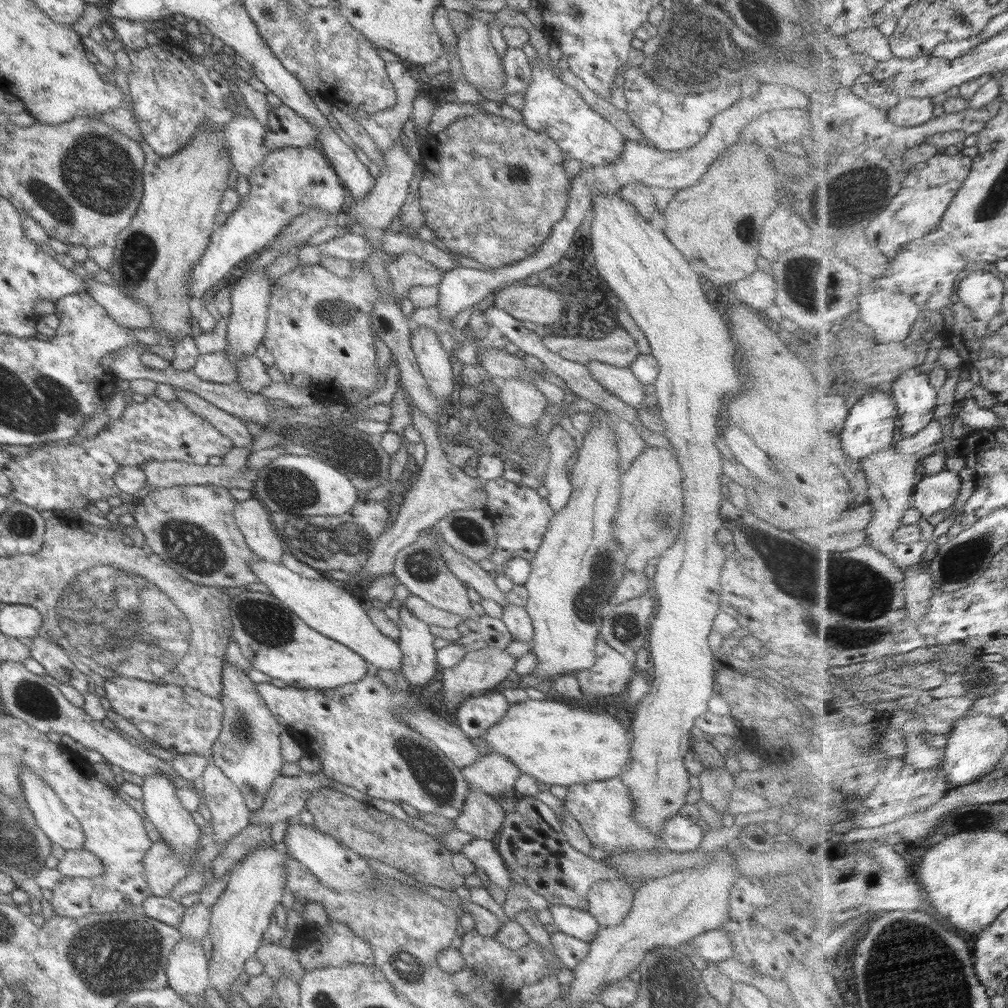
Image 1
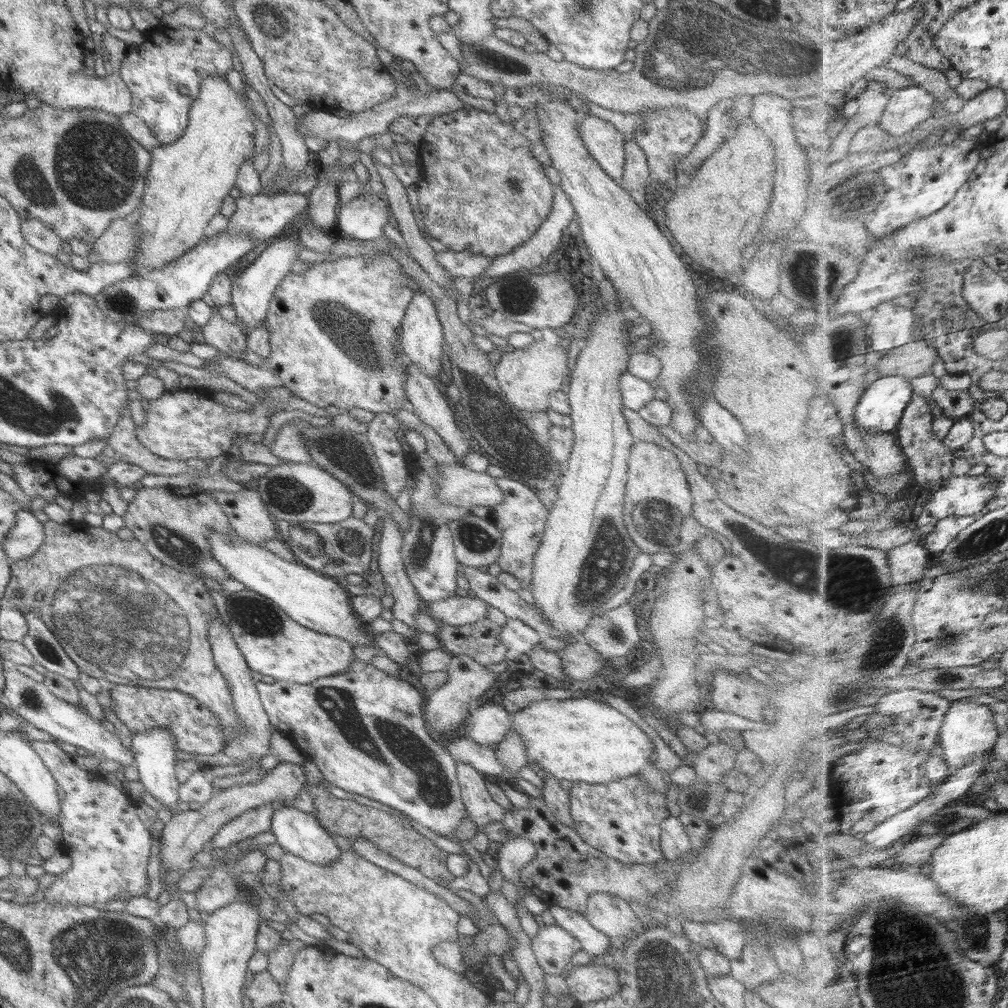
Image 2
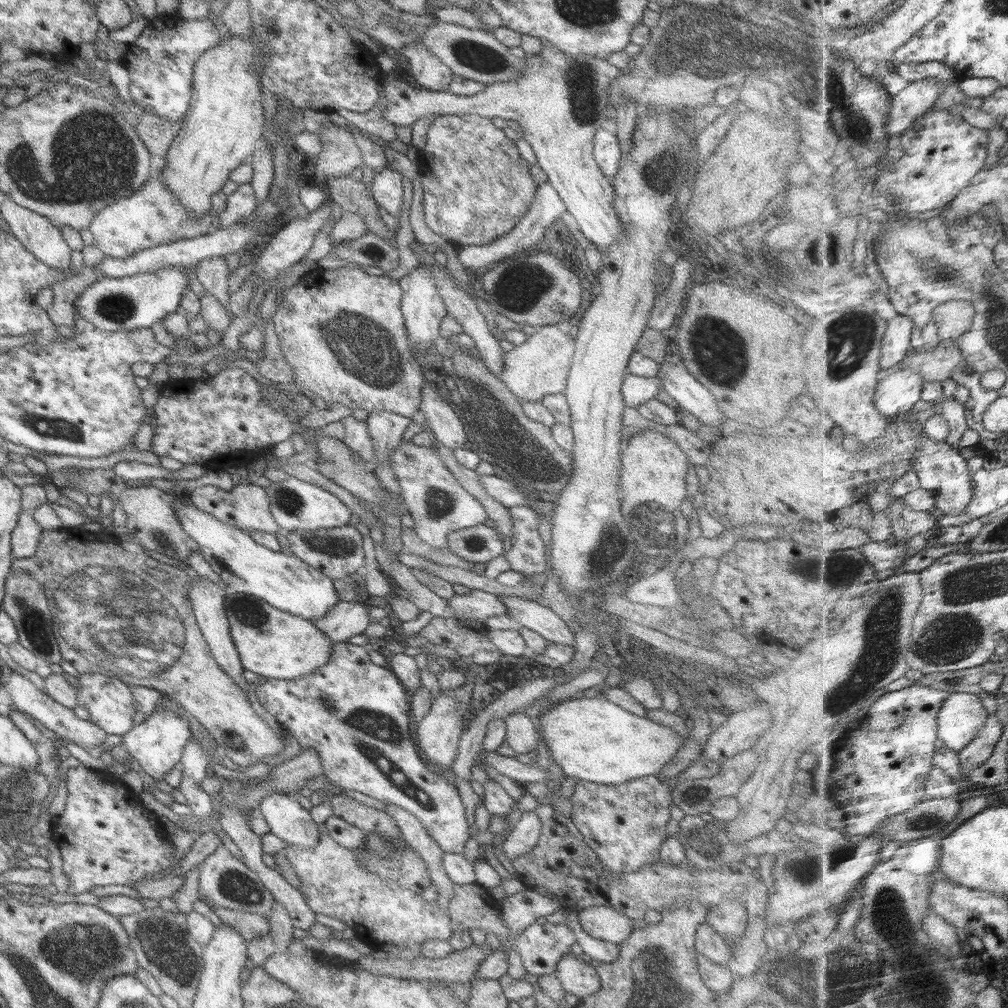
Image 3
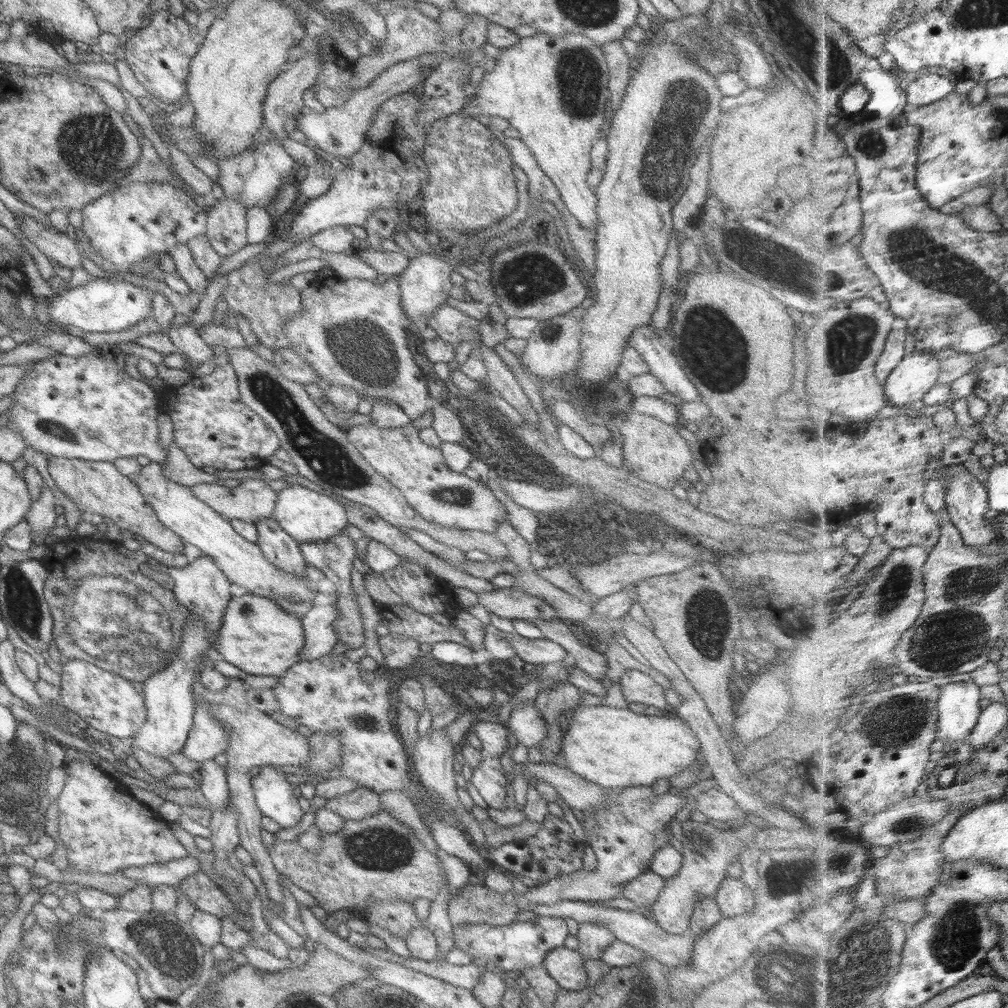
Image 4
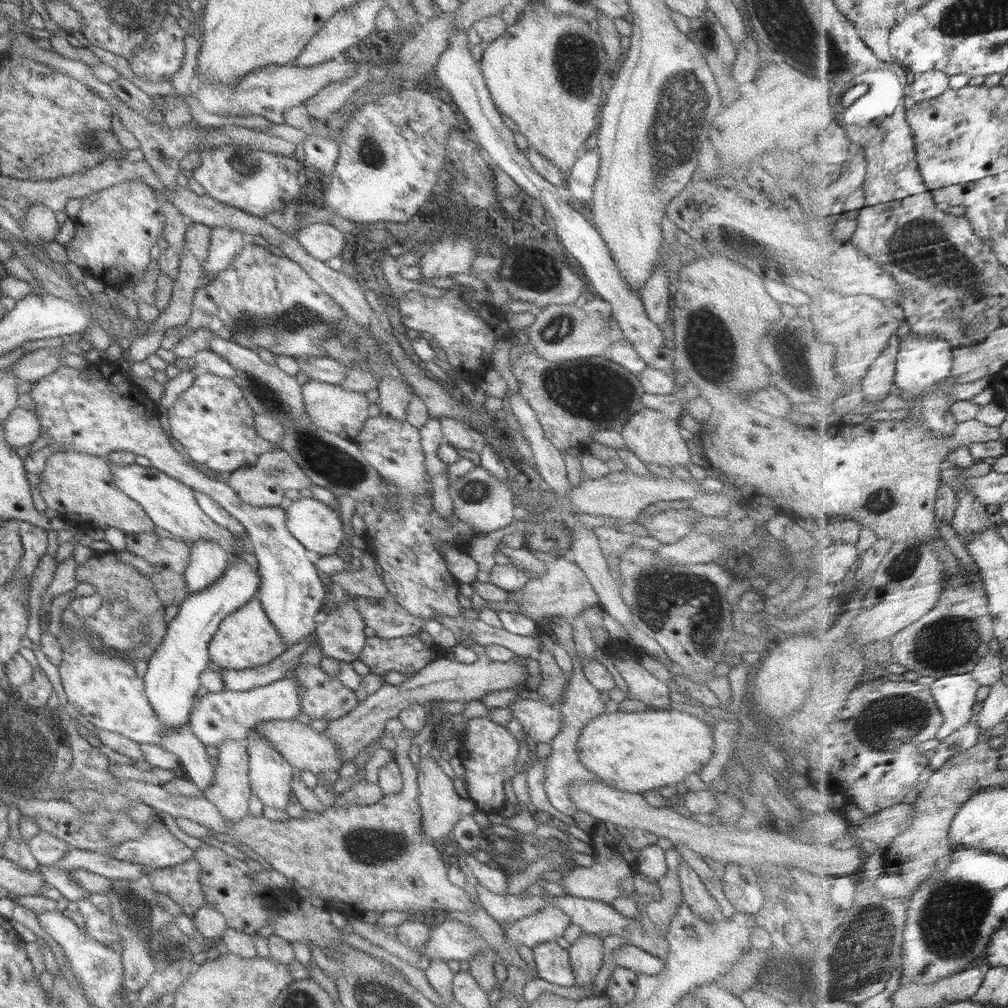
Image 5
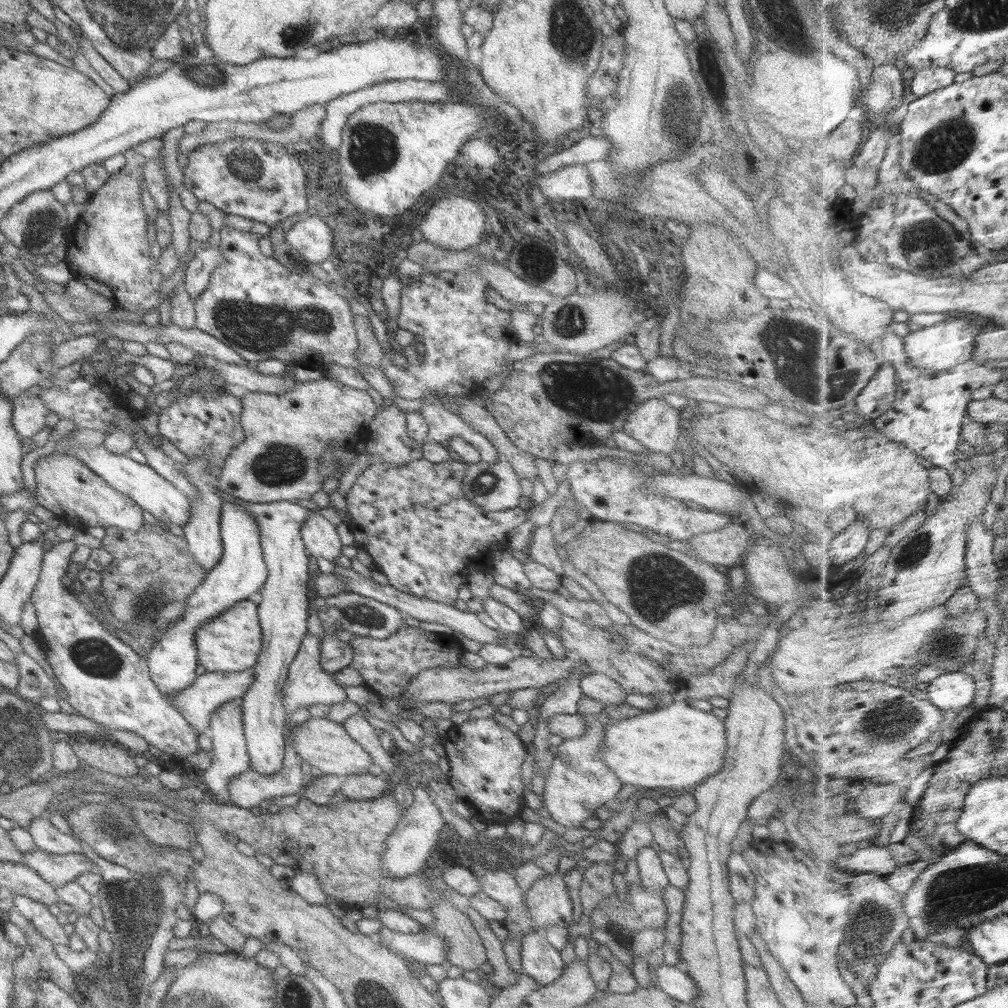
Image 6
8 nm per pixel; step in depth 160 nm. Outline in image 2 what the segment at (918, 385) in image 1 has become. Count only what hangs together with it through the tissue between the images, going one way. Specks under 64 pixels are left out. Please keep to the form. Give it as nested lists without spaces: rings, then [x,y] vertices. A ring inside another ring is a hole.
[[[915,393],[903,413],[900,426],[895,431],[902,452],[907,458],[908,468],[913,470],[912,484],[919,485],[921,488],[929,488],[932,492],[937,492],[941,485],[945,484],[947,478],[951,478],[951,466],[955,456],[951,454],[942,440],[939,439],[933,430],[933,412],[929,406],[926,396]]]

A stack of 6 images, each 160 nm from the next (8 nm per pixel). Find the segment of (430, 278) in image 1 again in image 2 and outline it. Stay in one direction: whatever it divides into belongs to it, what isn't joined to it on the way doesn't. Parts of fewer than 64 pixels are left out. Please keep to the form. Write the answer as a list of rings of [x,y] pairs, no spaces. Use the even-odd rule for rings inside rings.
[[[388,254],[379,258],[337,258],[307,265],[299,274],[287,273],[273,291],[265,316],[269,352],[266,368],[295,398],[325,408],[335,406],[341,412],[358,408],[389,413],[406,407],[403,383],[405,362],[397,353],[395,338],[403,313],[414,295],[399,263]]]

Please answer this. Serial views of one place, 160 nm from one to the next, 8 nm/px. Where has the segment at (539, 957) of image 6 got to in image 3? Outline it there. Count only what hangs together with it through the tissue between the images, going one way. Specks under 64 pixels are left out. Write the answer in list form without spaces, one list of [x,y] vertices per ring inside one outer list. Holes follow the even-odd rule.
[[[567,953],[555,965],[553,976],[565,994],[581,1000],[599,989],[599,978],[589,963]]]

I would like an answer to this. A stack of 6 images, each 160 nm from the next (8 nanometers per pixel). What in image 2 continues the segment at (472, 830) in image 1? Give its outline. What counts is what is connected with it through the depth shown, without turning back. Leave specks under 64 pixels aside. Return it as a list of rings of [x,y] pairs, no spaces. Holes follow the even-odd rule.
[[[456,762],[456,780],[460,788],[460,801],[464,806],[466,817],[475,824],[479,829],[490,822],[497,822],[502,820],[503,815],[510,810],[505,810],[499,807],[495,801],[491,799],[489,793],[485,789],[485,777],[469,764],[463,764],[462,762]]]

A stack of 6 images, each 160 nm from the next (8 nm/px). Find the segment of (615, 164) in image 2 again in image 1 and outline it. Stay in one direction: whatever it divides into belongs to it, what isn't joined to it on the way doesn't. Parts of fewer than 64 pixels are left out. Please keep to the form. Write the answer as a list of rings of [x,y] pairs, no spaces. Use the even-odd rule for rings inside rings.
[[[549,63],[530,65],[531,80],[527,84],[521,115],[522,125],[544,132],[559,147],[565,159],[579,160],[584,167],[606,165],[620,154],[625,138],[596,114],[570,86],[555,76]],[[627,67],[622,73],[624,112],[633,127],[643,135],[641,142],[662,151],[680,151],[693,146],[707,132],[711,119],[740,98],[740,86],[721,84],[700,93],[674,93],[662,89],[641,67]]]

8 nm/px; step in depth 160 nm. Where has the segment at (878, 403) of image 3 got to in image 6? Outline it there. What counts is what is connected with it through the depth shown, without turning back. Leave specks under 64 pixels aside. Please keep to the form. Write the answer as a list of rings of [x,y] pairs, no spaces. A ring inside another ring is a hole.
[[[953,315],[941,324],[909,332],[904,338],[906,354],[910,364],[916,366],[920,372],[934,374],[934,372],[949,371],[972,360],[978,334],[978,326],[972,324],[970,315]]]

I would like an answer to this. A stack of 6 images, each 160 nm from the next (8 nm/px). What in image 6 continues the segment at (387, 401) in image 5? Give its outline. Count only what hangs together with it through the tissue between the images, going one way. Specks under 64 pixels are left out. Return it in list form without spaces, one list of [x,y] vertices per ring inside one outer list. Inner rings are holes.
[[[475,271],[465,273],[439,272],[410,279],[410,284],[403,284],[400,292],[400,304],[396,314],[396,325],[421,338],[423,347],[422,358],[405,368],[391,365],[384,361],[381,372],[390,383],[392,394],[403,400],[417,400],[429,394],[443,393],[451,397],[467,395],[473,382],[482,383],[485,379],[495,376],[506,365],[506,352],[512,344],[519,342],[510,325],[510,313],[497,309],[485,299],[483,290],[490,287],[483,277]]]

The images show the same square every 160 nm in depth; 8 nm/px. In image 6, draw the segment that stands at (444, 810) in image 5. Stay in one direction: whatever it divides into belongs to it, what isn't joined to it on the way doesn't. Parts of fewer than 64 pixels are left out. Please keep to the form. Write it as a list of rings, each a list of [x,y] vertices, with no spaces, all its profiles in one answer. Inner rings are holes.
[[[422,784],[417,785],[411,792],[411,805],[405,809],[399,822],[384,839],[384,851],[380,854],[380,867],[386,877],[407,876],[415,874],[421,868],[426,868],[430,860],[430,850],[437,844],[439,830],[446,824],[441,811],[431,802]]]

